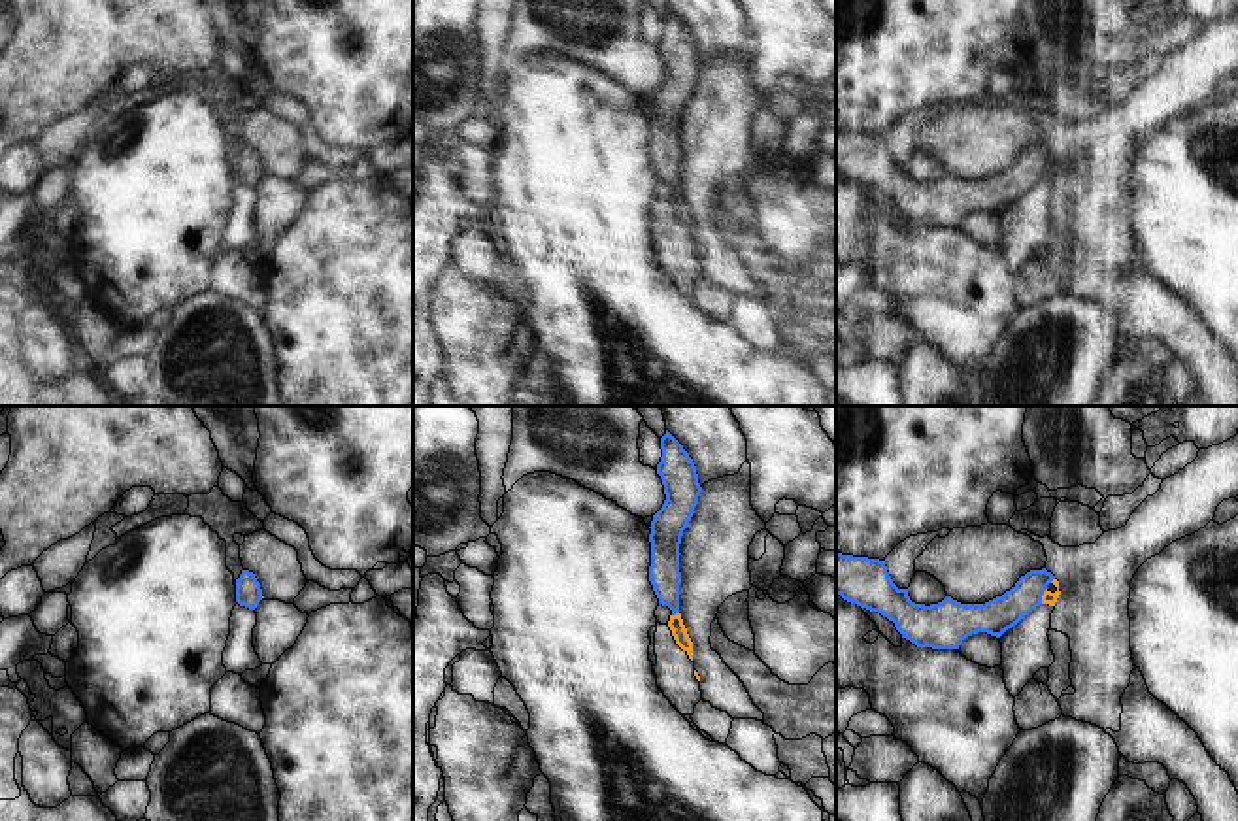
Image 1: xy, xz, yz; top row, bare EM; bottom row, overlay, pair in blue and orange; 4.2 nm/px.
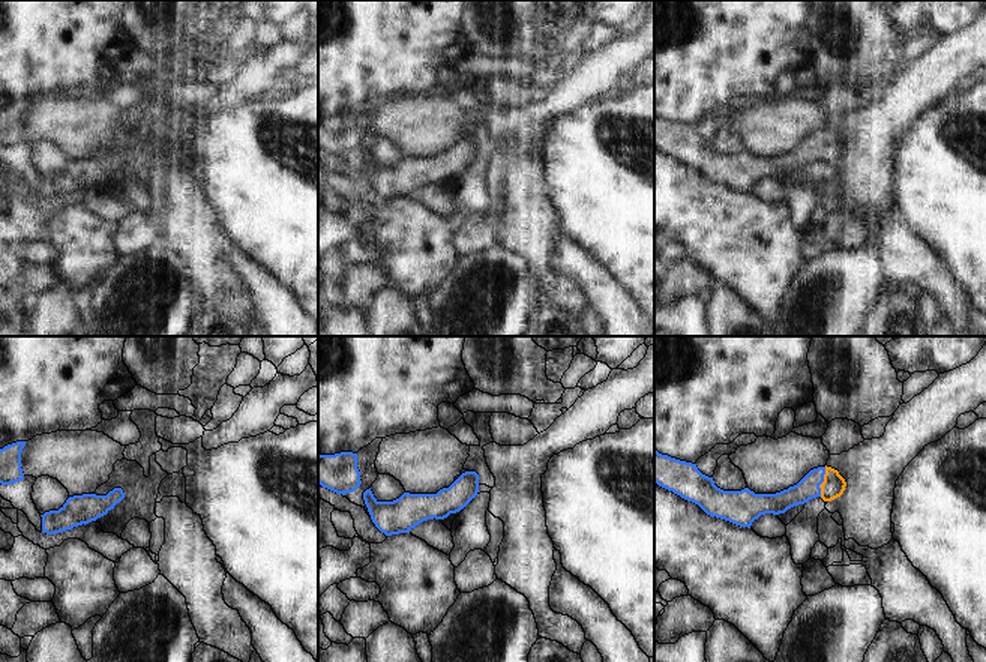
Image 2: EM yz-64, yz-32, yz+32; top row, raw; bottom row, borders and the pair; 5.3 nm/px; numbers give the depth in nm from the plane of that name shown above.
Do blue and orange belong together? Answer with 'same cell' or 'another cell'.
same cell

